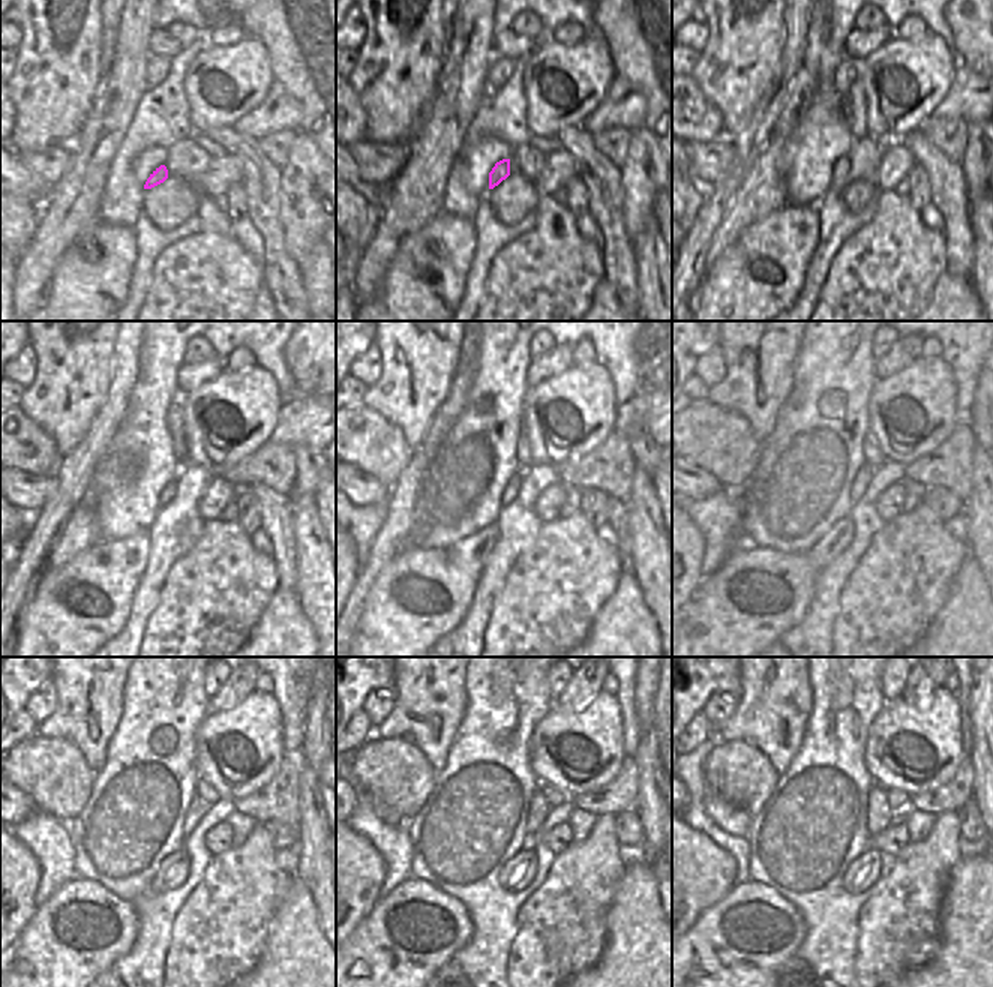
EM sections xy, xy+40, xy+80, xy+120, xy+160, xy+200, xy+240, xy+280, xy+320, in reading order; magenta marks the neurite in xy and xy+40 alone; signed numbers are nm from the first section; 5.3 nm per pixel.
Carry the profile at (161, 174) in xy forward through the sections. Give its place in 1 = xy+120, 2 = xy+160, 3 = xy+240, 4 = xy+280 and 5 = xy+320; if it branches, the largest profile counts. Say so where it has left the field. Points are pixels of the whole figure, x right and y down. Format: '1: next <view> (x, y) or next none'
1: next xy+120 (168, 494)
2: next xy+160 (510, 492)
3: next xy+240 (198, 807)
4: next xy+280 (540, 807)
5: next xy+320 (878, 807)

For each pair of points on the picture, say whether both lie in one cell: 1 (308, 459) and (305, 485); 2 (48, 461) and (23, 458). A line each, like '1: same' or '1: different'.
1: same
2: same

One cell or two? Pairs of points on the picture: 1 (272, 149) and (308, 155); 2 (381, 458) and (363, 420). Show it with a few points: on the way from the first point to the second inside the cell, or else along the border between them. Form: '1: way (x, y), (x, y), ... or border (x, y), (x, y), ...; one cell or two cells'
1: border (297, 132), (288, 162), (282, 168); two cells
2: way (378, 449), (363, 434), (363, 429); one cell

